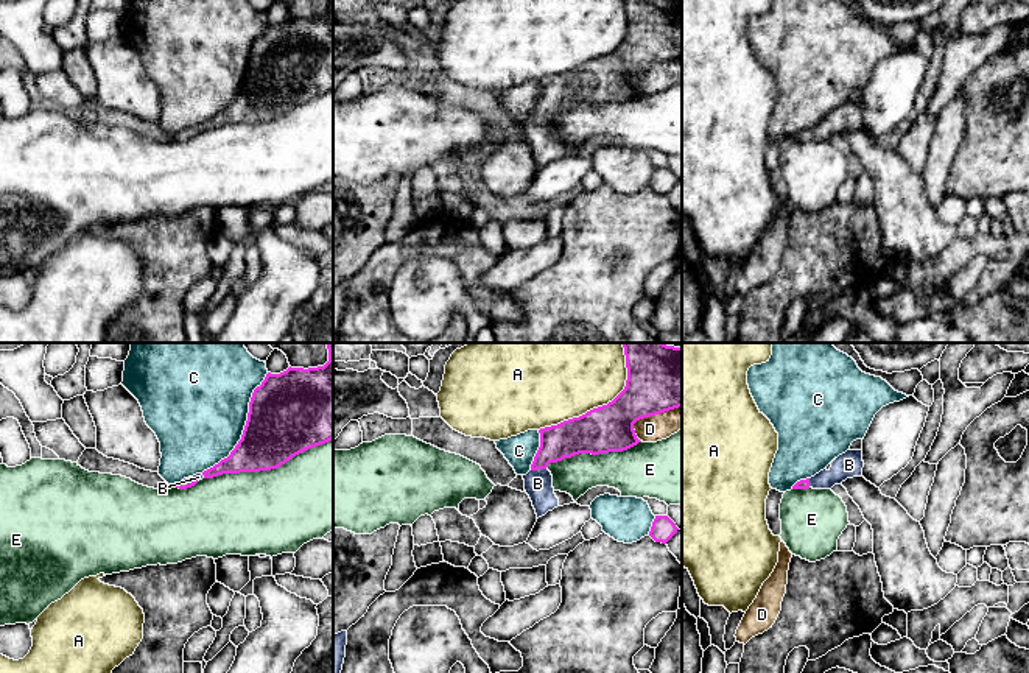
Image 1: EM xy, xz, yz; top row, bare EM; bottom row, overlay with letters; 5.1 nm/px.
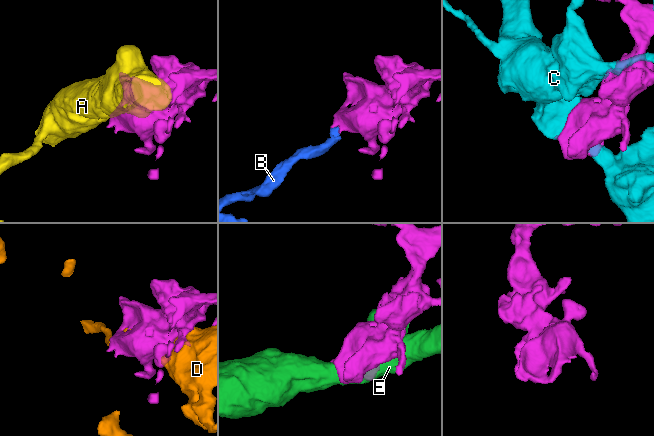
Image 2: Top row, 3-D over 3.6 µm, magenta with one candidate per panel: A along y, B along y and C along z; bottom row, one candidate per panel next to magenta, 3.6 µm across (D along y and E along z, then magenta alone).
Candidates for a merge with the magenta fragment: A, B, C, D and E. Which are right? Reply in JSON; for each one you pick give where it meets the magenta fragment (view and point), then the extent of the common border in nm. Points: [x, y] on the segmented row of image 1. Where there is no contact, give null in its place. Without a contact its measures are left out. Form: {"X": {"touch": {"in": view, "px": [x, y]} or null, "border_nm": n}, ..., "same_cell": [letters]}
{"B": {"touch": {"in": "xz", "px": [539, 468]}, "border_nm": 90}, "same_cell": ["B"]}

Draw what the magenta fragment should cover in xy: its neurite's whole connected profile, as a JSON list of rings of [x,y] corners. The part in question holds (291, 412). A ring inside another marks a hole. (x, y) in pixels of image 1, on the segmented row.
[[[327,343],[328,361],[318,368],[288,368],[280,374],[268,372],[260,386],[252,393],[249,402],[248,421],[241,435],[241,439],[230,452],[230,455],[221,460],[213,467],[196,474],[193,477],[184,478],[176,488],[187,489],[195,486],[202,478],[213,478],[223,474],[240,474],[240,472],[260,472],[277,469],[293,456],[325,444],[333,439],[333,343]]]

